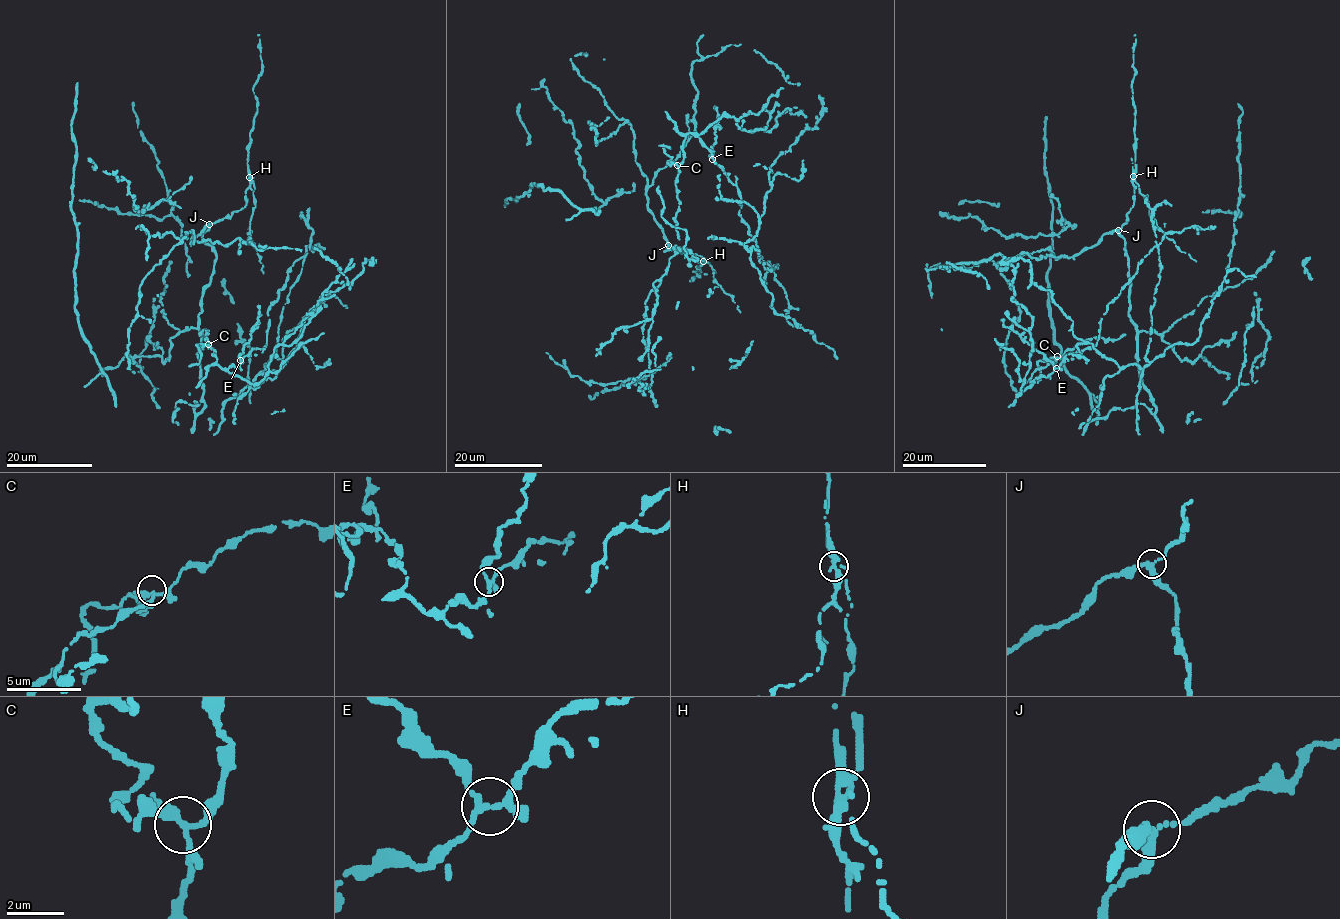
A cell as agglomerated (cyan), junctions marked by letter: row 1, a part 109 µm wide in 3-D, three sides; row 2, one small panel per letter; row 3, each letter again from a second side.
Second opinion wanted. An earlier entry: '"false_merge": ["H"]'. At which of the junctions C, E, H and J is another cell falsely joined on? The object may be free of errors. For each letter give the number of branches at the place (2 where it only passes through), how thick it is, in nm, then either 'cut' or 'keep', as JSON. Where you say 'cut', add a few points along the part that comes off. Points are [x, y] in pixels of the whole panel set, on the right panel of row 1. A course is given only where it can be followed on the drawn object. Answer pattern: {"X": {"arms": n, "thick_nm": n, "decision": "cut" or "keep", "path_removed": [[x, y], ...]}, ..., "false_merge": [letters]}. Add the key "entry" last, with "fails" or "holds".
{"C": {"arms": 4, "thick_nm": 240, "decision": "keep"}, "E": {"arms": 4, "thick_nm": 240, "decision": "keep"}, "H": {"arms": 4, "thick_nm": 280, "decision": "cut", "path_removed": [[1133, 176], [1160, 230], [1196, 261]]}, "J": {"arms": 3, "thick_nm": 280, "decision": "keep"}, "false_merge": ["H"], "entry": "holds"}

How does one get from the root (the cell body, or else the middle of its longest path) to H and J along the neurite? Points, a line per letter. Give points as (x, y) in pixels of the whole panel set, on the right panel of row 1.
H: (1128, 312), (1128, 258), (1119, 231), (1134, 204), (1133, 176)
J: (1128, 312), (1128, 258), (1118, 230)

